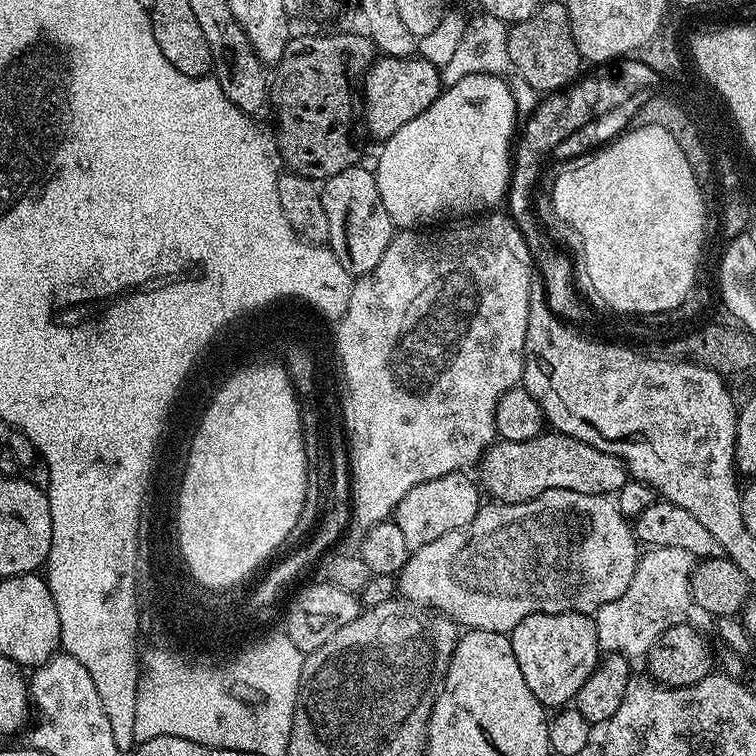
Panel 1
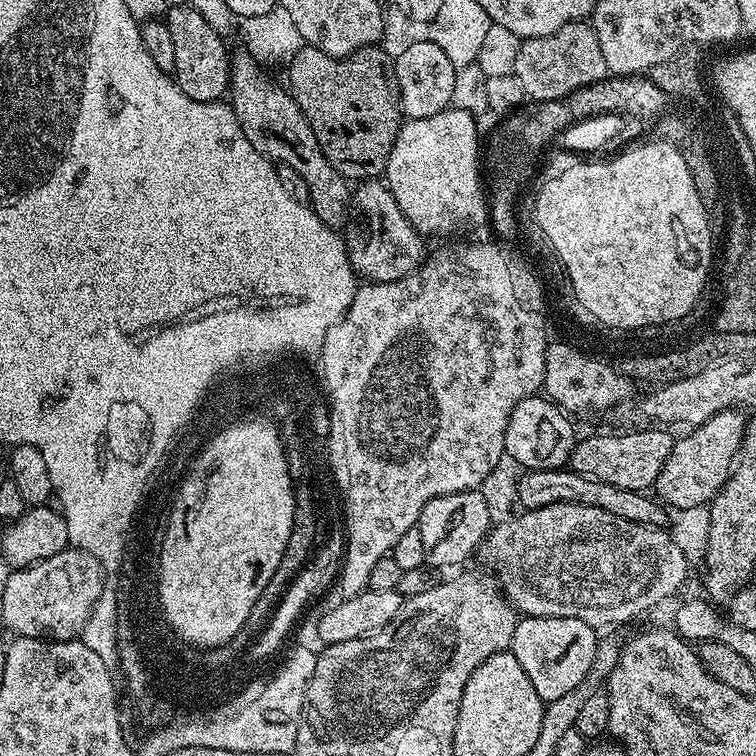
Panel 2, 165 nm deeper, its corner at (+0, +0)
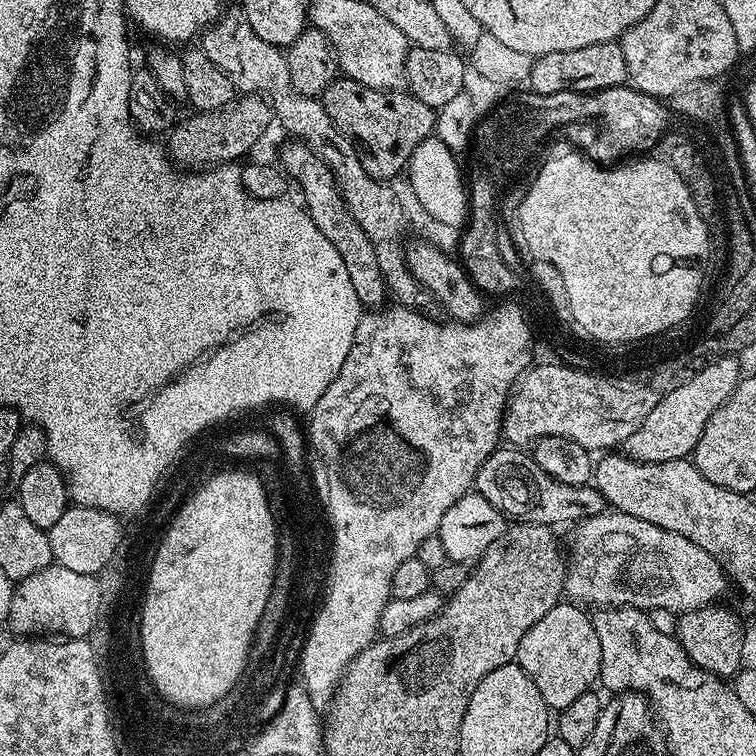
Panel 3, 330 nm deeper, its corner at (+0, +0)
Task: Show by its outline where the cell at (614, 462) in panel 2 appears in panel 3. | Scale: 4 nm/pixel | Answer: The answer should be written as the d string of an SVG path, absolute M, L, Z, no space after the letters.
M735 355L713 360L701 372L682 382L682 386L663 393L638 430L626 438L622 445L623 455L647 464L674 462L691 457L714 410L718 410L718 406L727 402L730 394L734 394L734 390L740 385L742 371L740 372L740 364L736 360L739 359Z

